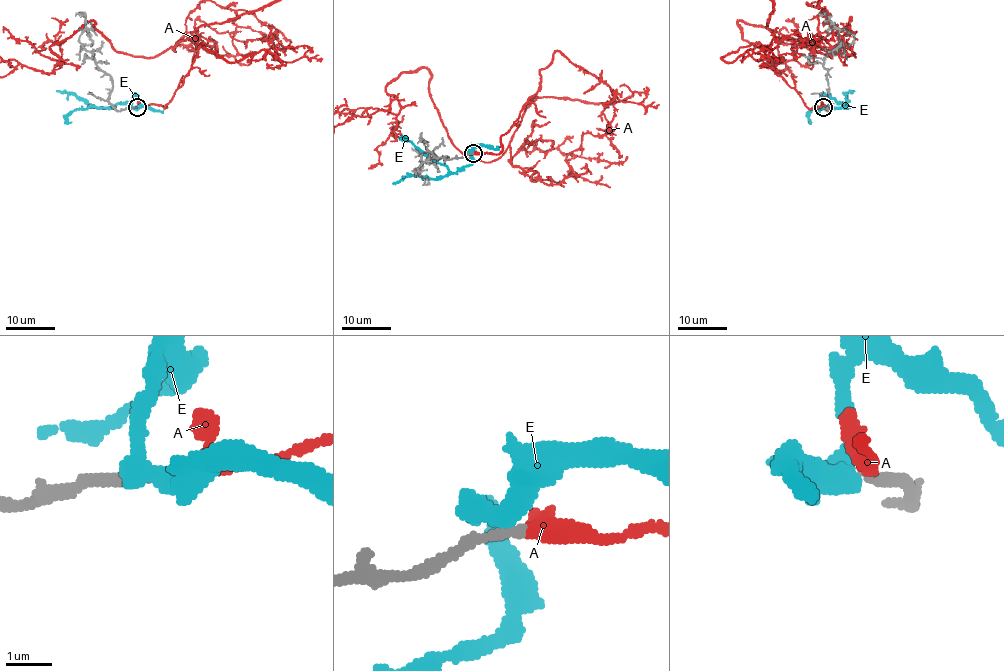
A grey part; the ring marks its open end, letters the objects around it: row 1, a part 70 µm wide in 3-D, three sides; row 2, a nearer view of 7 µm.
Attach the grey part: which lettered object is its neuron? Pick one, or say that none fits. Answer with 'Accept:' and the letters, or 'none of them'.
Accept: A

